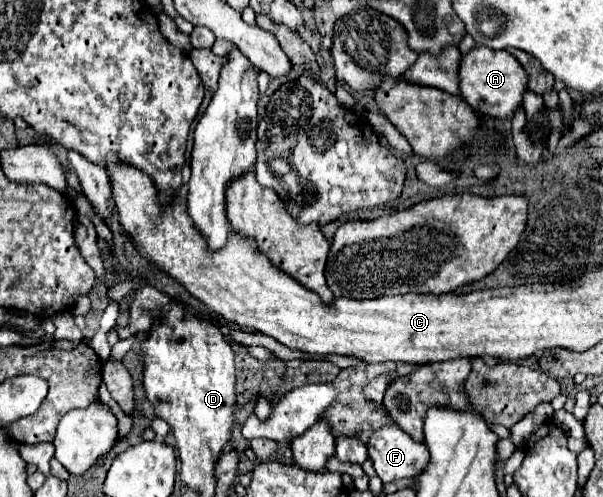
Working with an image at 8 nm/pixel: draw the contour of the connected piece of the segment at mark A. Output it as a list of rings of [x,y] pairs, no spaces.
[[[474,46],[468,54],[462,54],[458,66],[460,96],[478,112],[498,120],[512,120],[514,110],[522,106],[522,94],[526,90],[526,72],[520,62],[506,50],[492,50],[486,46]]]

